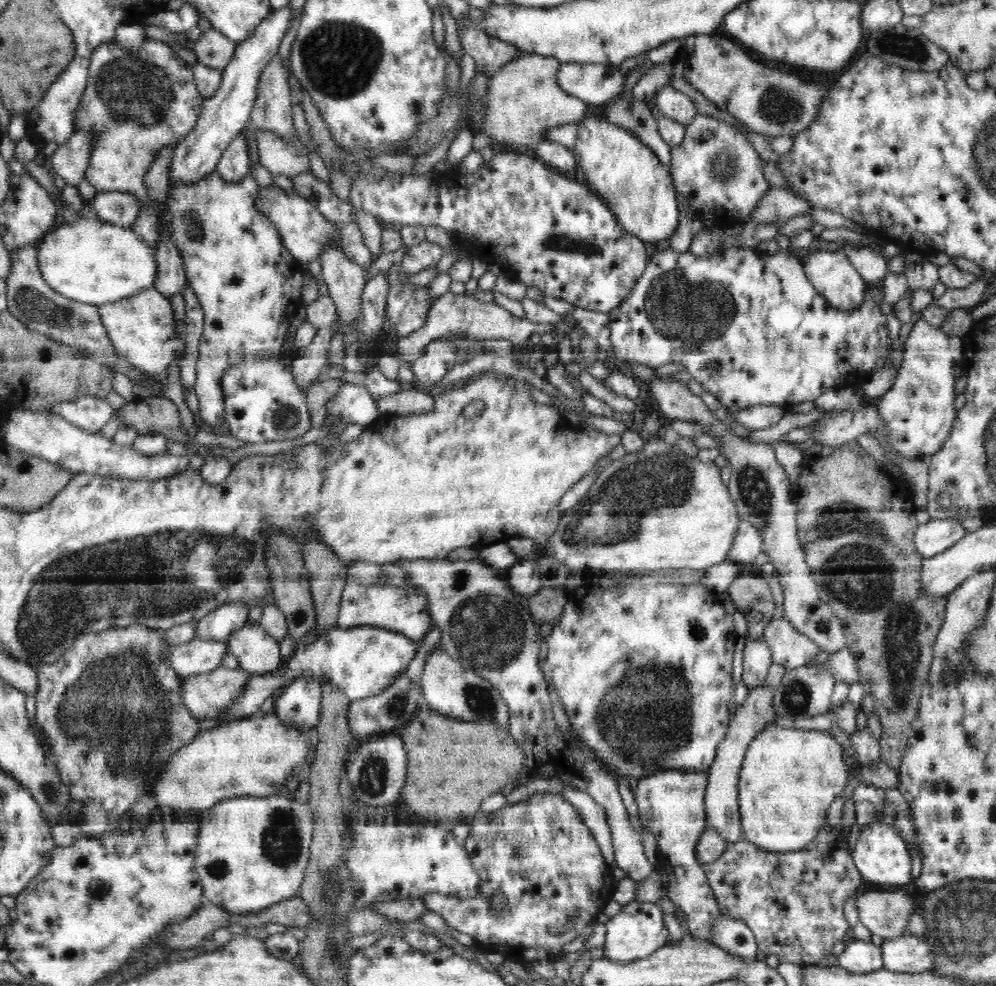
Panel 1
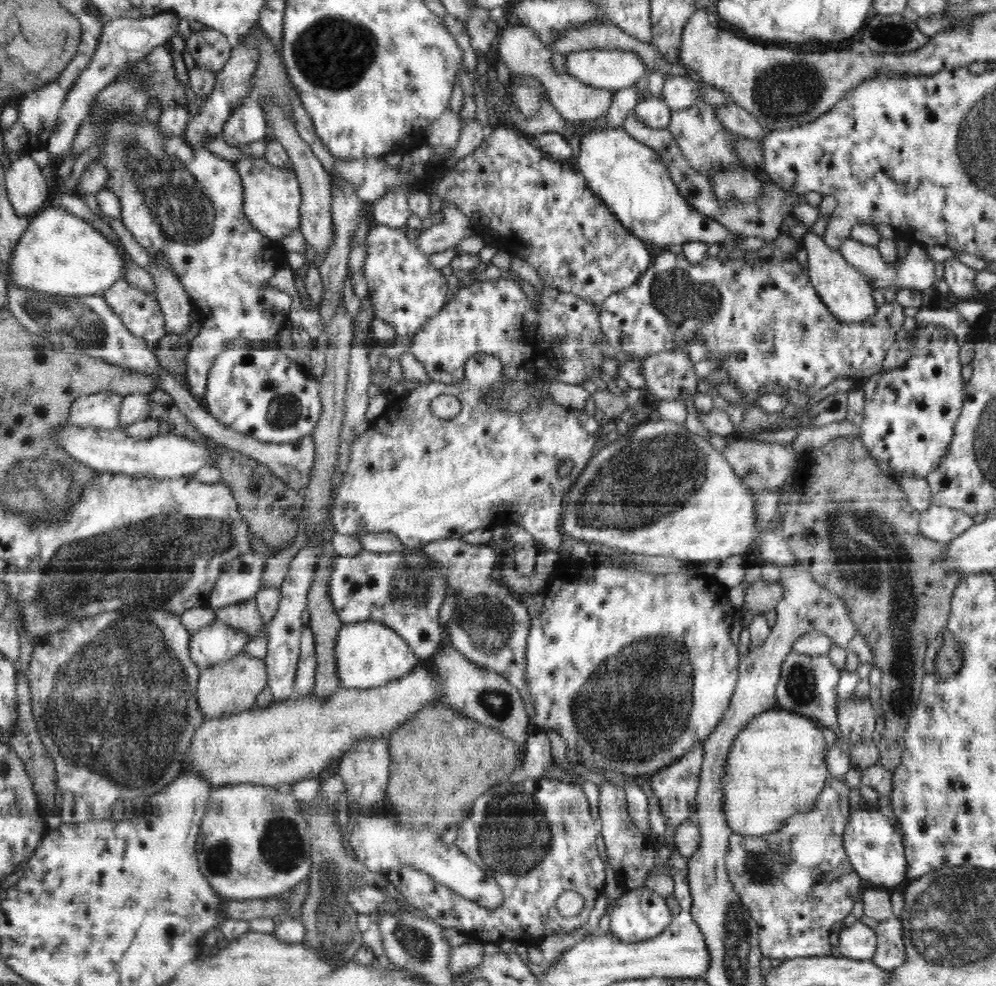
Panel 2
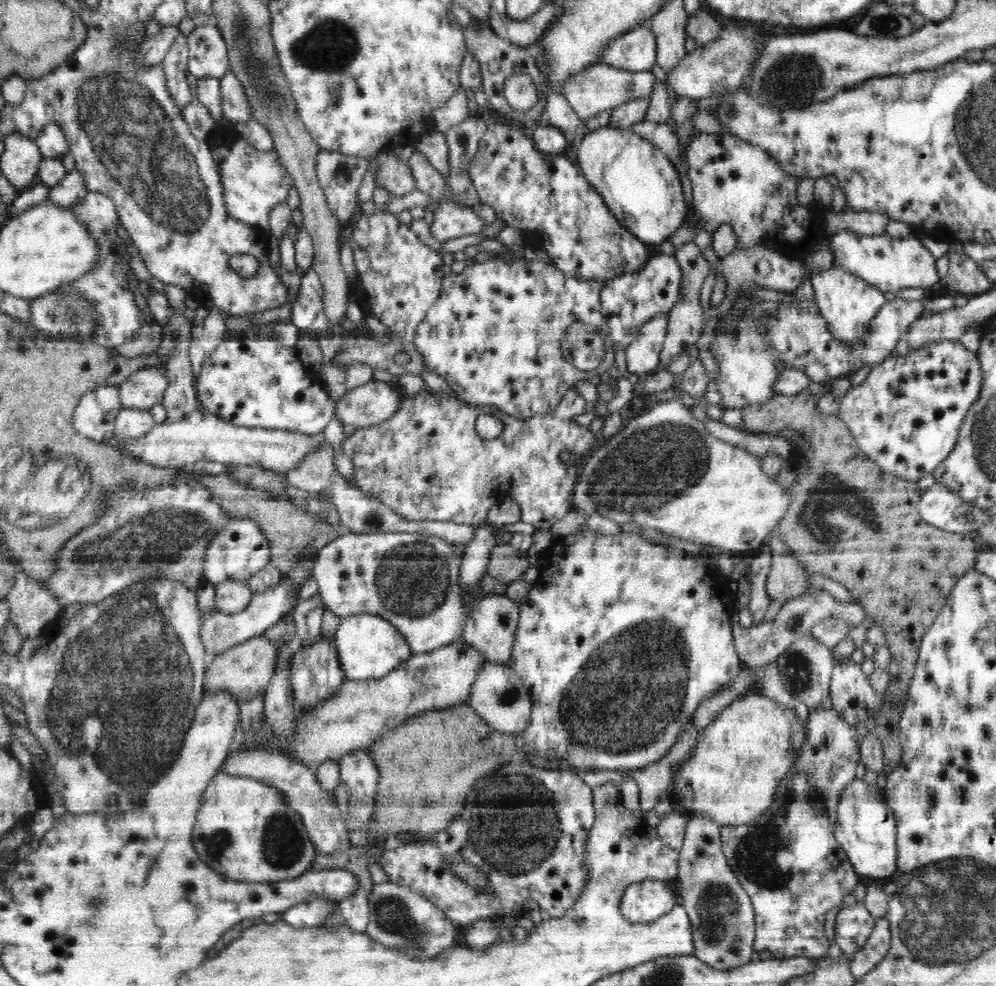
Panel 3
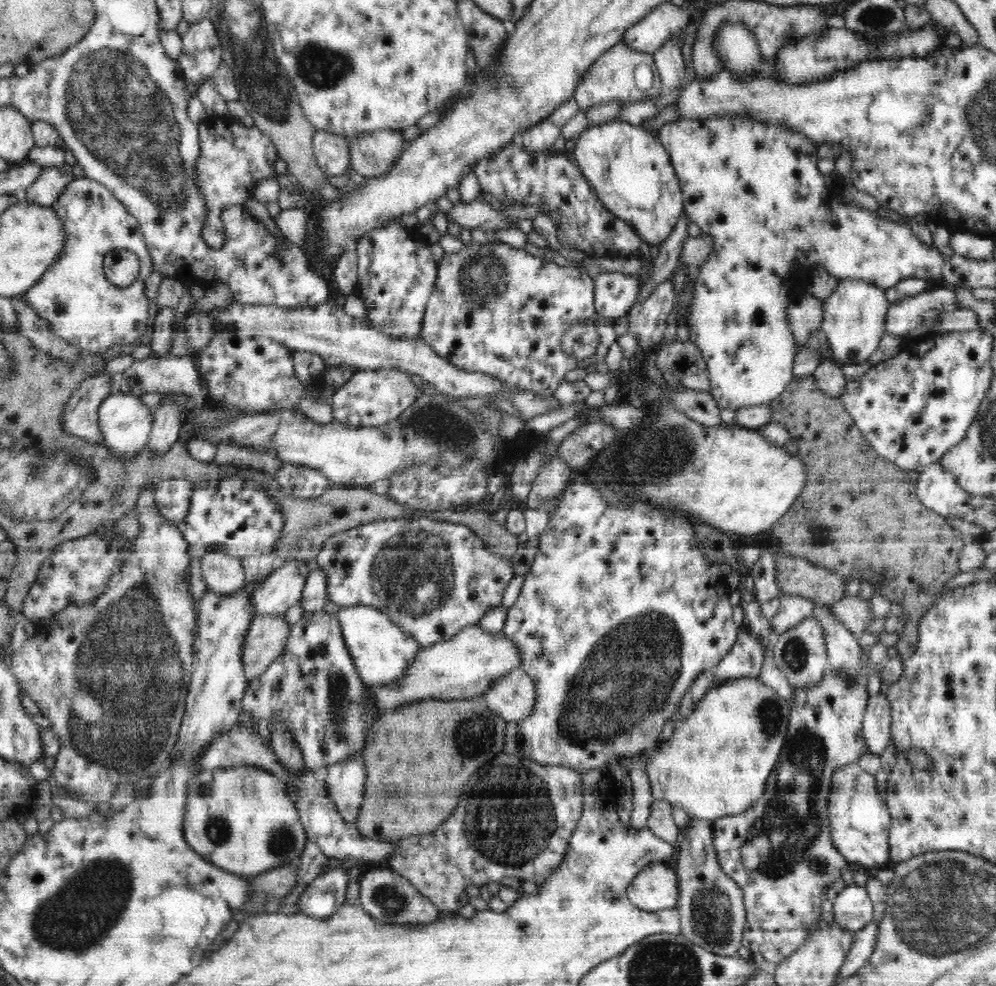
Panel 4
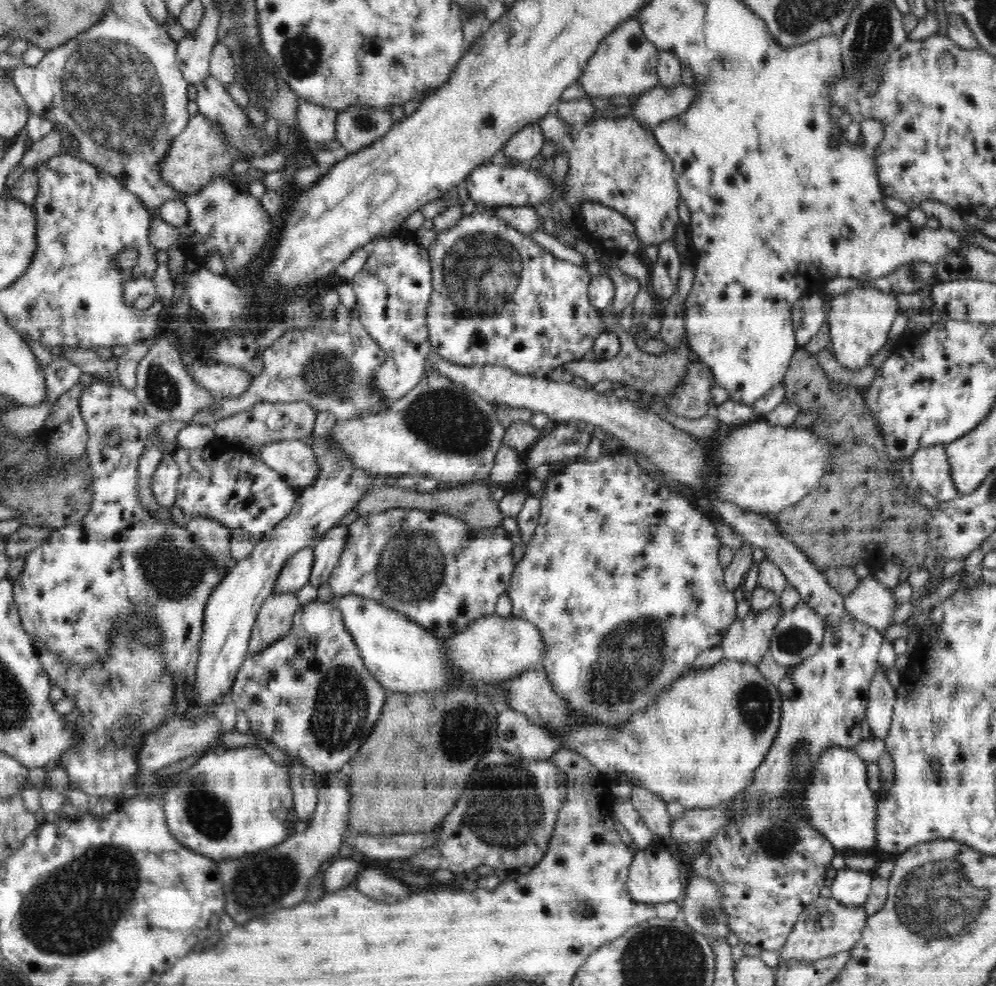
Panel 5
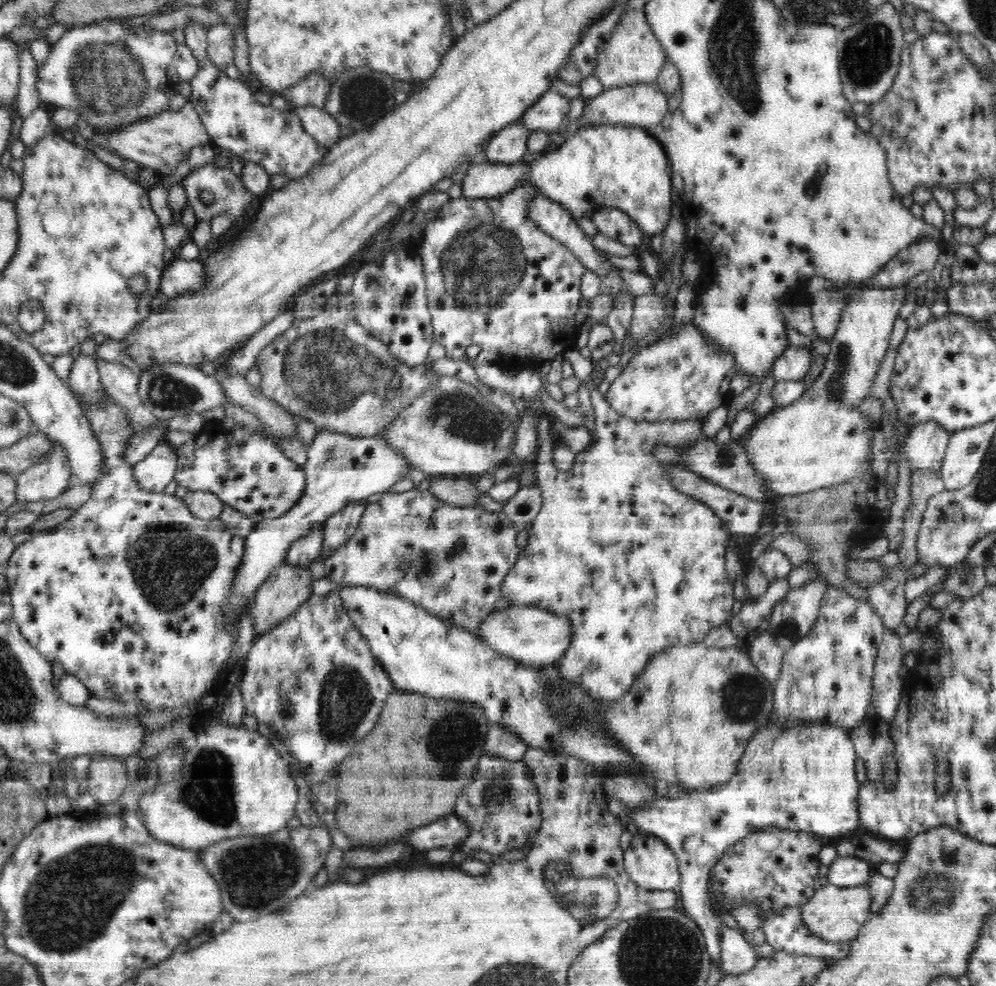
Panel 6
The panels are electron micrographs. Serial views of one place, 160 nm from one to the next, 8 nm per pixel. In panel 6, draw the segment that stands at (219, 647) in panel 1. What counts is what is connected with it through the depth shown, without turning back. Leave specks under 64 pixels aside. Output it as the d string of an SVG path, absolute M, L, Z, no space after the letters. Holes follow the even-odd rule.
M322 527L311 530L308 534L298 537L288 548L284 562L298 567L308 568L316 557L322 555L324 531Z

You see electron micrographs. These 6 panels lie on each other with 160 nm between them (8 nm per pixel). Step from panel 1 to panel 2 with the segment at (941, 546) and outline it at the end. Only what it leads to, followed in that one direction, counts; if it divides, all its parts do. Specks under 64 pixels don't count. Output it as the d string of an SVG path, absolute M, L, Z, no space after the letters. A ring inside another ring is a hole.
M934 503L919 516L920 533L934 541L944 543L954 540L975 524L972 516Z

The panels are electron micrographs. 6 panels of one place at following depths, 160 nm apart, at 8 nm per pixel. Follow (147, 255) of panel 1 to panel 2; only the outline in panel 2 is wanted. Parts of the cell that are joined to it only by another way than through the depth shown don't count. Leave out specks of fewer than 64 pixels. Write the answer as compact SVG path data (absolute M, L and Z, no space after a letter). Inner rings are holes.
M52 204L40 209L27 224L18 246L10 257L9 267L5 270L7 276L17 288L22 290L40 290L50 295L86 296L103 294L115 282L124 279L125 260L121 250L111 241L111 235L99 231L89 222L64 211L64 207L54 207Z

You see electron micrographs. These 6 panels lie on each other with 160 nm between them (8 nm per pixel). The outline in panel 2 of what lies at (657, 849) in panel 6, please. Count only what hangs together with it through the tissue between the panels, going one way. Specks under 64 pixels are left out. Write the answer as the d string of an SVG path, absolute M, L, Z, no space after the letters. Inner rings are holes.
M639 887L630 889L613 906L610 914L612 936L622 941L641 941L664 932L672 922L665 899L656 892Z

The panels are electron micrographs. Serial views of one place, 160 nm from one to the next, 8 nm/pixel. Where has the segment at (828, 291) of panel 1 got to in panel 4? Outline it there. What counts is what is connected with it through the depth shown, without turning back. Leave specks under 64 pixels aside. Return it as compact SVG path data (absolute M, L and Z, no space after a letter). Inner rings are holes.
M838 279L832 294L823 301L820 326L831 346L832 359L837 364L863 367L870 354L878 350L880 340L886 337L886 312L891 305L884 292L884 289L864 280Z

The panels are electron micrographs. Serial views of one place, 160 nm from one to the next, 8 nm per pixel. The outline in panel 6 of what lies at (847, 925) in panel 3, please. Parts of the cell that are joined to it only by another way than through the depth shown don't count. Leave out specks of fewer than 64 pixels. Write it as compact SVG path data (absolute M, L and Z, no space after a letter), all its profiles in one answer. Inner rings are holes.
M838 856L829 868L826 881L841 888L856 888L870 880L868 864L856 857Z

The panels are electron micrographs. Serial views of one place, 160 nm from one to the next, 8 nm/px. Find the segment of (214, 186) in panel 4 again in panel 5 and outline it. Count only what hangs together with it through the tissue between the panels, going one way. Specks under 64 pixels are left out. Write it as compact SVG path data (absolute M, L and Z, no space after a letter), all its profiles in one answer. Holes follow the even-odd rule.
M199 112L192 115L187 127L171 140L165 159L159 164L162 181L180 192L196 193L216 178L227 178L234 160L250 160L225 143L222 129Z

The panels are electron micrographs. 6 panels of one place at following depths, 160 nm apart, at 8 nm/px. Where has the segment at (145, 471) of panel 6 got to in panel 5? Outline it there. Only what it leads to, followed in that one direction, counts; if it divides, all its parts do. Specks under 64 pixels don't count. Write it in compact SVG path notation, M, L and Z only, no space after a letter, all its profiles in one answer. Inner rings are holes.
M172 454L164 456L152 475L152 494L160 506L168 509L174 504L180 469Z

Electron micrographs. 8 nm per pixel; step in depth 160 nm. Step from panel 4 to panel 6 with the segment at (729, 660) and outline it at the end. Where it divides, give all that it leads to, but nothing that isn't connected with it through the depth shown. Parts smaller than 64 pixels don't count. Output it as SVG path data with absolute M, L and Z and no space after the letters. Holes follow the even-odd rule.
M788 577L779 578L771 583L765 593L755 601L747 600L742 604L740 611L727 624L736 637L736 648L745 650L760 634L767 634L770 628L772 609L790 590Z

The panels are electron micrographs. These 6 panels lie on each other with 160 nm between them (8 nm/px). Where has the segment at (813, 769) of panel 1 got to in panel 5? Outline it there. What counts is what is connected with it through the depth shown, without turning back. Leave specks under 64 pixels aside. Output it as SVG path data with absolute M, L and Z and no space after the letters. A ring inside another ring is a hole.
M722 661L718 663L714 668L710 670L702 670L702 672L695 672L693 670L690 670L690 672L686 672L684 676L679 676L676 680L675 683L672 683L669 687L666 687L661 693L657 694L657 697L647 706L644 707L643 709L640 709L639 711L636 711L626 722L625 725L622 725L621 728L608 728L604 727L604 725L600 724L592 724L590 721L586 721L585 723L582 723L580 721L576 721L576 717L572 715L572 709L568 707L568 703L566 703L566 699L560 697L556 691L554 691L554 687L552 687L552 683L550 683L550 680L548 680L548 677L546 677L546 673L544 670L539 668L530 668L528 670L525 670L524 672L521 672L519 675L516 677L513 677L512 679L508 679L502 683L502 691L506 693L506 708L510 708L513 711L516 711L517 713L524 714L528 717L528 720L532 721L534 724L539 724L540 726L543 726L544 728L547 728L551 734L555 734L555 736L559 737L559 740L561 740L562 746L565 746L569 751L576 751L579 755L585 756L586 759L588 759L594 766L595 770L597 773L603 773L603 774L608 774L610 778L616 778L618 774L630 774L630 778L632 778L632 774L634 774L634 778L640 782L640 787L644 787L654 793L656 793L662 800L665 800L667 803L671 801L678 801L682 806L684 806L685 809L687 808L702 808L702 809L707 809L707 808L712 808L712 807L717 807L718 805L721 805L722 803L727 803L728 801L731 801L732 799L736 798L740 792L743 792L747 786L750 786L752 784L752 779L754 778L756 769L760 766L760 763L764 760L764 757L766 756L766 753L768 750L770 750L770 747L772 746L774 737L776 736L777 730L779 729L779 720L781 717L781 698L780 698L780 693L778 692L777 685L772 684L770 680L768 680L759 670L758 667L755 664L750 664L743 662L740 664L738 661Z

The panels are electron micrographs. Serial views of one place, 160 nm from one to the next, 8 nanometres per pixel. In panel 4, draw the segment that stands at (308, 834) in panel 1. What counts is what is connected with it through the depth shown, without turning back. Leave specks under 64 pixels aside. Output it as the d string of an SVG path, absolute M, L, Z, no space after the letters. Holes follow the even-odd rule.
M252 765L201 770L192 775L182 830L195 853L244 879L298 860L307 840L284 781L272 771Z

